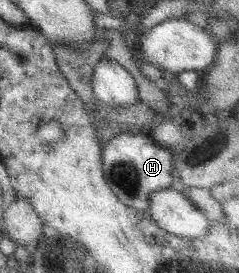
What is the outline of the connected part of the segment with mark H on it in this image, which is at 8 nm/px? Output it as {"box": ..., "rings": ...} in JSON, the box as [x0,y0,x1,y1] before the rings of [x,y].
{"box":[101,131,175,214],"rings":[[[123,131],[107,141],[101,151],[102,168],[111,191],[117,199],[137,213],[149,214],[149,195],[173,187],[175,156],[164,147],[157,145],[148,132],[132,133]]]}

